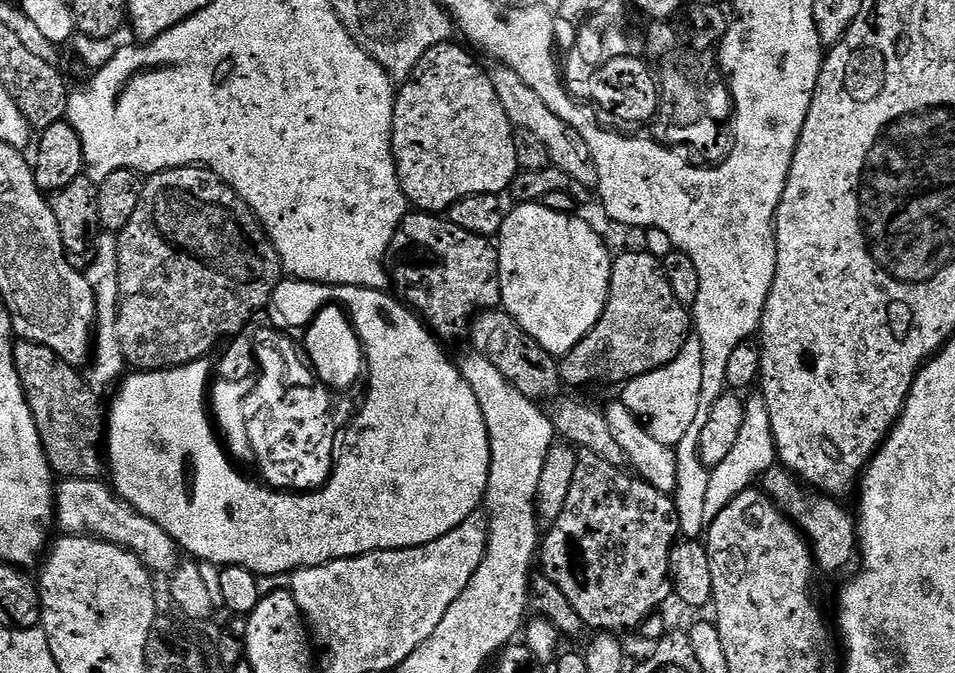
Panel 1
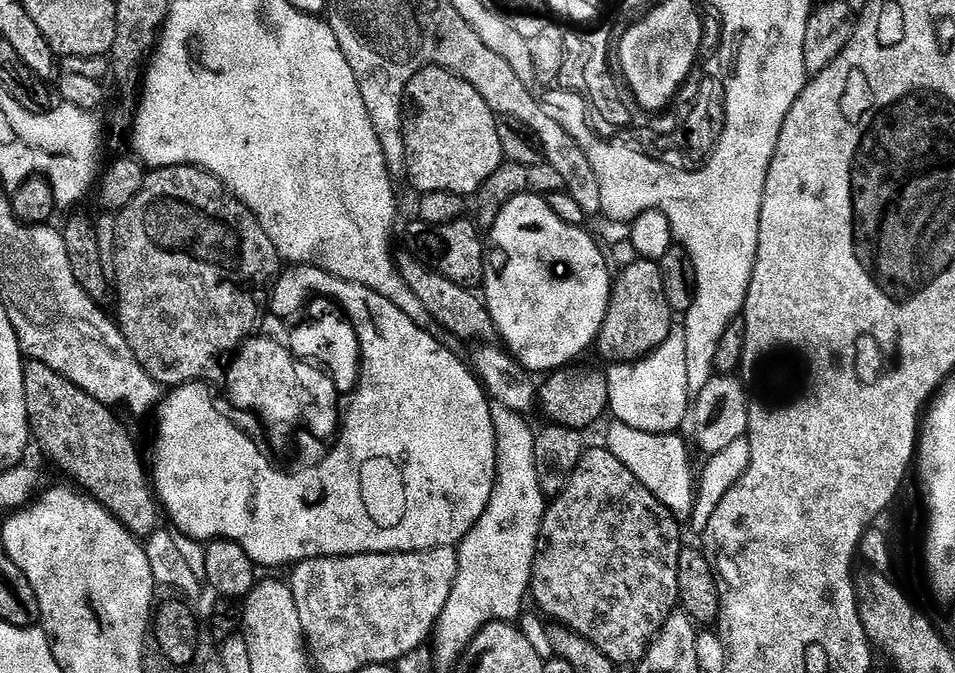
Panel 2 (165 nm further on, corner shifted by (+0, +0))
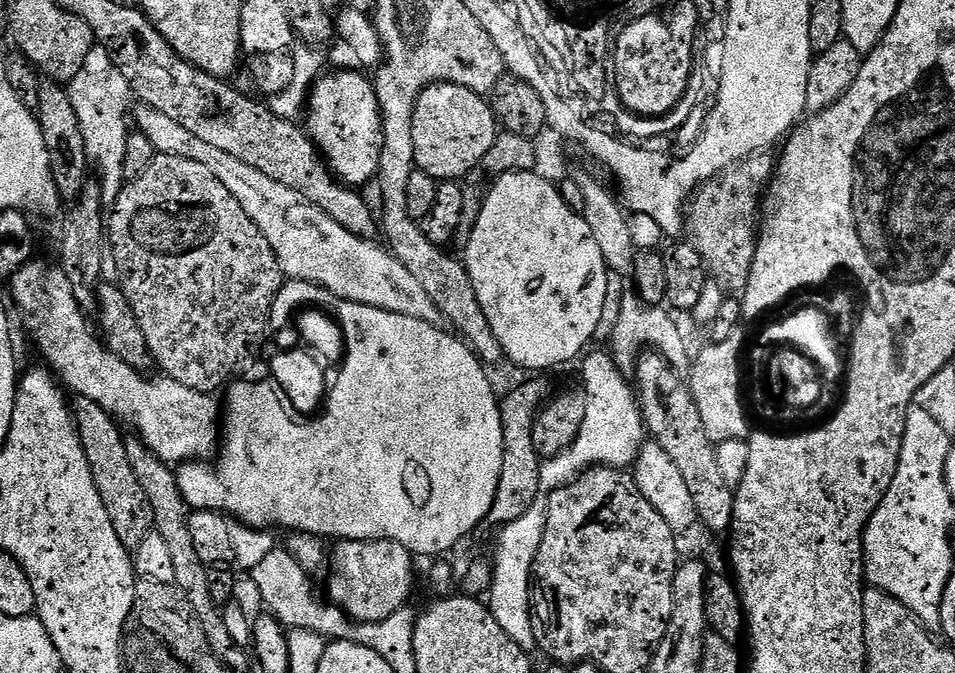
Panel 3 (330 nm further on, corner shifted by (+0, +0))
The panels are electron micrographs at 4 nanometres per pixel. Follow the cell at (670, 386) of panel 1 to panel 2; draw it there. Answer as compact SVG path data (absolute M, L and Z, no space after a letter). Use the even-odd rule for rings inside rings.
M673 327L672 333L657 348L631 362L616 362L607 369L611 415L617 421L636 430L654 435L666 435L680 430L690 416L690 393L686 382L686 334L683 327Z

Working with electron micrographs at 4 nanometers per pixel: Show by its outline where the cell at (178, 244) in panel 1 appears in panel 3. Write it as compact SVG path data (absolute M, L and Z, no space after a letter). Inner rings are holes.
M159 154L150 162L146 174L136 180L130 180L120 189L118 198L110 206L112 217L106 220L106 240L110 245L110 258L116 264L120 289L126 294L126 302L130 302L130 310L134 310L134 318L138 318L138 326L142 326L142 335L146 338L146 346L152 355L152 363L163 375L174 378L174 382L182 382L182 386L190 386L190 390L198 390L209 394L216 394L233 379L232 376L252 356L252 347L264 336L264 331L270 328L270 317L274 298L286 283L284 271L278 266L278 258L274 250L270 250L270 242L254 226L254 222L238 206L238 198L206 170L198 162L190 162L190 158L177 156L161 156Z

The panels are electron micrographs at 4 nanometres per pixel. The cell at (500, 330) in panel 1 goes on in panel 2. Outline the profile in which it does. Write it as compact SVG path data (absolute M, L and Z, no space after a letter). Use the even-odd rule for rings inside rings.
M396 252L394 256L396 269L402 274L406 286L410 286L410 290L414 290L416 297L425 304L426 310L430 310L437 325L456 336L474 338L473 340L478 342L491 341L494 336L492 315L483 295L479 291L471 292L473 290L471 287L446 278L419 255L416 256L411 256L408 252Z

